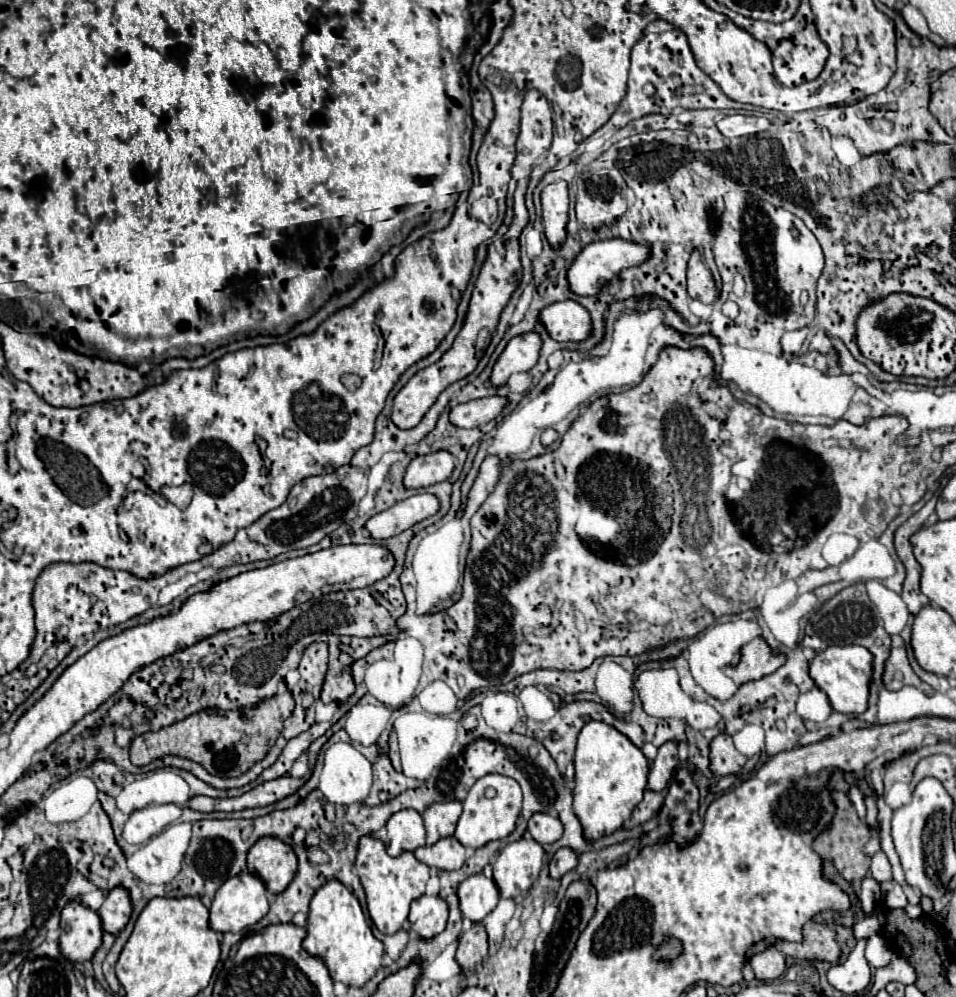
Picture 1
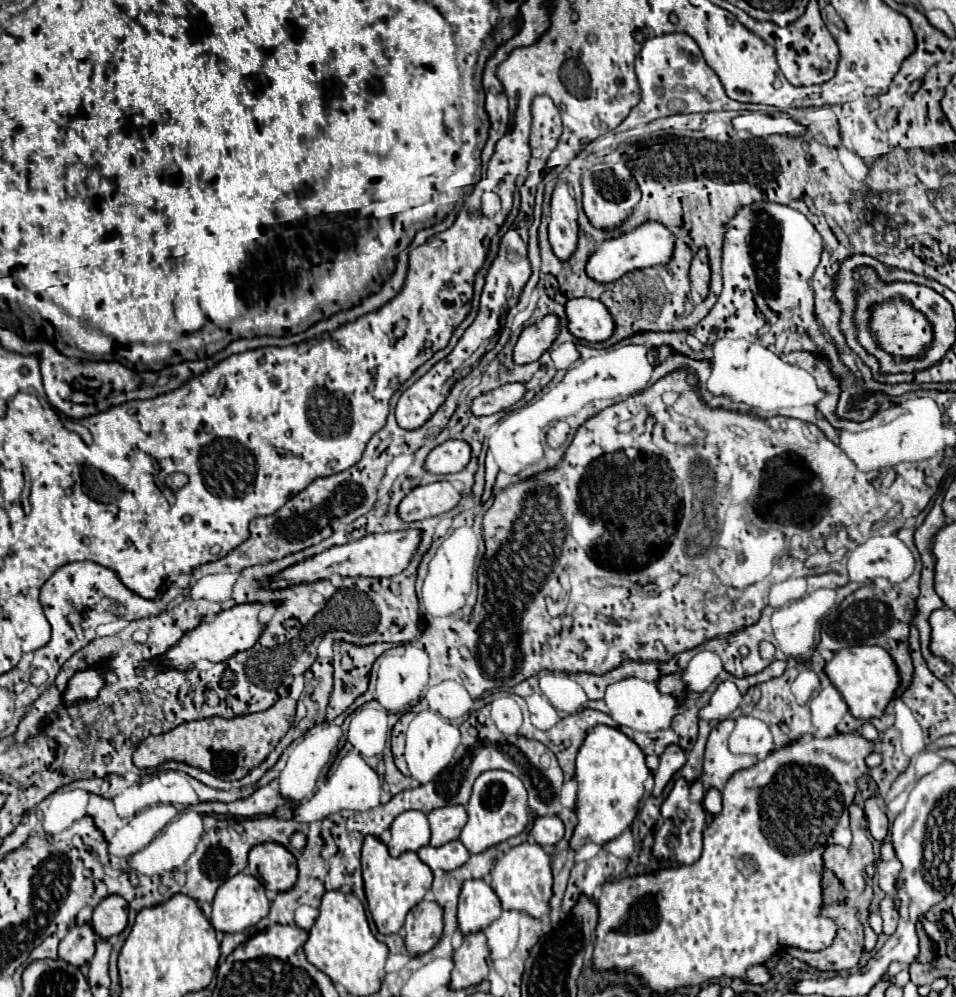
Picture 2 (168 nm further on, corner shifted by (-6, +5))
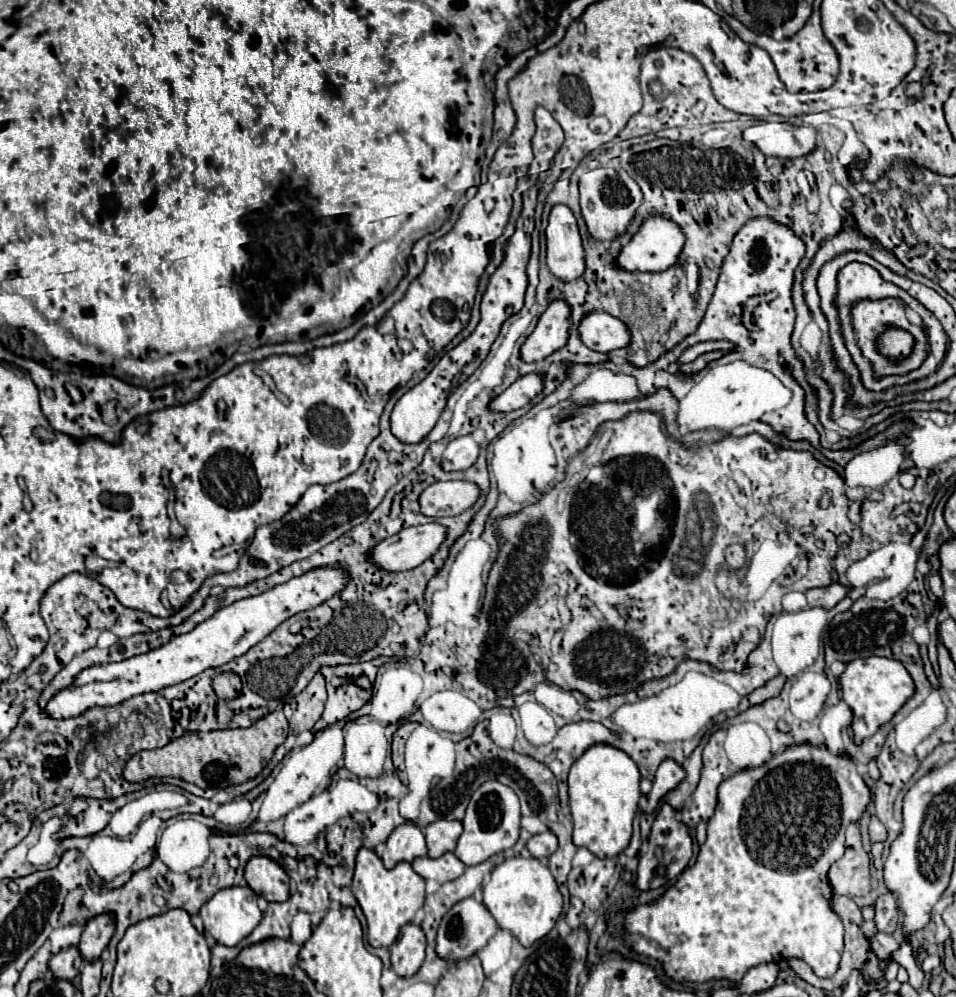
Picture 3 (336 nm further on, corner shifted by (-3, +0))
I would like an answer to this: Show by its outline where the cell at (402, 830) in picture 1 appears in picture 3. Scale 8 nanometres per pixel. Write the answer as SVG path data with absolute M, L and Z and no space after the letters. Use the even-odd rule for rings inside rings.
M407 821L403 825L399 825L387 839L385 843L385 853L383 853L383 865L387 869L393 869L397 863L401 861L413 861L417 857L425 857L427 855L427 845L425 845L425 835L423 831Z

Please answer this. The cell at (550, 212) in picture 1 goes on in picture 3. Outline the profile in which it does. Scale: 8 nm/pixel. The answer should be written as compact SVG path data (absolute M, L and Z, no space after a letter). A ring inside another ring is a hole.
M555 205L547 225L547 265L561 281L575 281L585 271L585 253L577 219L567 205Z

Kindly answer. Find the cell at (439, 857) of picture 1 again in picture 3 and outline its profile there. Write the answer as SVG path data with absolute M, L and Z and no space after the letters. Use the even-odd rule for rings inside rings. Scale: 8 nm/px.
M445 853L437 859L419 857L411 865L413 865L415 873L419 873L423 879L433 879L437 883L453 881L465 871L465 865L455 857L455 853Z

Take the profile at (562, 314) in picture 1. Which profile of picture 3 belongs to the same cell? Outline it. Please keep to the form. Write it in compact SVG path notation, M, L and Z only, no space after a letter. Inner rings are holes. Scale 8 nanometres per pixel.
M589 313L589 317L581 321L579 333L581 341L589 349L599 353L609 353L627 347L631 341L627 325L609 313Z

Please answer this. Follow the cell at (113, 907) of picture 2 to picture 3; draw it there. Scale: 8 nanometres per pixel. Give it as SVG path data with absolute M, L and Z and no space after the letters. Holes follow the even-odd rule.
M97 915L91 921L87 921L79 941L79 953L83 961L87 963L97 961L103 949L107 947L109 939L113 937L113 933L115 933L115 925L113 925L113 917L109 915Z

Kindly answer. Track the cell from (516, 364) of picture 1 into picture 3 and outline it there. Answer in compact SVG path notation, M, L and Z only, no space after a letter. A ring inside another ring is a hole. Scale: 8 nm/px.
M553 301L539 317L535 331L521 347L523 361L541 361L567 345L571 327L571 307L567 301Z

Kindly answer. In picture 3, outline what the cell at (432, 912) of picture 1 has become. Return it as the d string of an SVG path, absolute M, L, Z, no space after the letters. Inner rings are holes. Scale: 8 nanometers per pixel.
M405 925L397 941L389 947L391 969L399 977L413 977L425 959L425 935L419 925Z

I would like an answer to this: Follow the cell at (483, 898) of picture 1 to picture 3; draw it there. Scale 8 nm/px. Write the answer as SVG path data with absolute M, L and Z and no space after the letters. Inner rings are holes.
M467 897L463 901L459 901L457 905L453 905L447 915L443 917L439 929L437 929L437 945L435 945L435 953L441 959L453 957L453 959L469 959L473 955L477 955L487 941L497 933L497 923L493 921L493 915L485 909L485 905L475 899L475 897Z

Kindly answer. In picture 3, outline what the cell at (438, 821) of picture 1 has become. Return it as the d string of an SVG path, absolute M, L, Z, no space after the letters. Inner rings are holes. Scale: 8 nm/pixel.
M435 821L427 825L425 829L425 839L427 839L427 849L429 857L441 857L447 851L453 851L457 845L457 839L463 831L463 825L459 821Z

